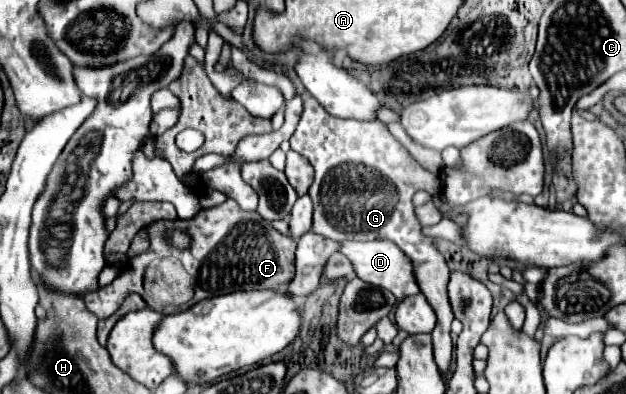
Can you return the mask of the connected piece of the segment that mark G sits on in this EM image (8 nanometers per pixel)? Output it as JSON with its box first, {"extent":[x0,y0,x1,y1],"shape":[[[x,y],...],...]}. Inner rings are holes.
{"extent":[291,95,453,377],"shape":[[[305,95],[303,97],[303,113],[301,121],[291,137],[291,149],[303,155],[315,169],[315,181],[309,189],[309,195],[313,199],[315,211],[313,211],[313,233],[323,235],[333,241],[375,241],[375,239],[387,239],[393,241],[411,261],[415,267],[415,277],[419,283],[421,293],[427,297],[431,307],[437,313],[437,325],[431,331],[433,337],[433,355],[435,363],[439,367],[441,377],[447,375],[451,357],[453,357],[453,341],[451,341],[451,321],[453,311],[449,307],[447,297],[447,283],[449,283],[449,267],[445,257],[437,251],[431,237],[425,237],[421,233],[421,223],[415,217],[413,211],[413,195],[419,189],[441,189],[441,181],[437,175],[423,169],[409,151],[387,131],[387,127],[381,121],[355,121],[355,119],[339,119],[329,115],[315,97]]]}

